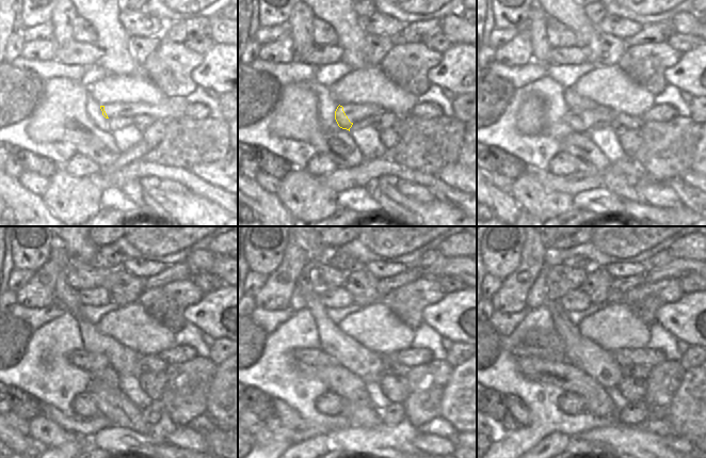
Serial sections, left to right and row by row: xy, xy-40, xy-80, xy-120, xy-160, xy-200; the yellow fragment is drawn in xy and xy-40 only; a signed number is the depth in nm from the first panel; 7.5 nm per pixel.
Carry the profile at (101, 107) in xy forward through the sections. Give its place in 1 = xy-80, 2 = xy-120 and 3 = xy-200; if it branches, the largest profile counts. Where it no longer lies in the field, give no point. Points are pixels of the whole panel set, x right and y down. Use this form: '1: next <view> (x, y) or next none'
1: next xy-80 (576, 120)
2: next xy-120 (85, 360)
3: next xy-200 (545, 345)

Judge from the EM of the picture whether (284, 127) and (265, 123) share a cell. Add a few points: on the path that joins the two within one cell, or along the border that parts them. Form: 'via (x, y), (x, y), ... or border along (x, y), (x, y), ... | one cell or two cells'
border along (274, 108), (271, 131), (278, 137), (289, 140) | two cells

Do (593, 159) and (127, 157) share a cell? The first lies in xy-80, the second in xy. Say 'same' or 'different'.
different

